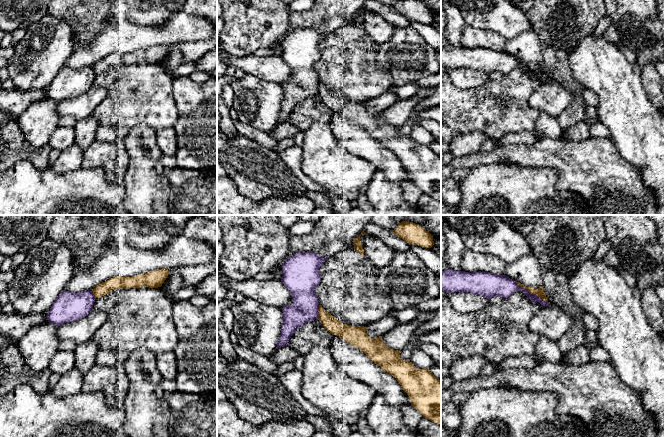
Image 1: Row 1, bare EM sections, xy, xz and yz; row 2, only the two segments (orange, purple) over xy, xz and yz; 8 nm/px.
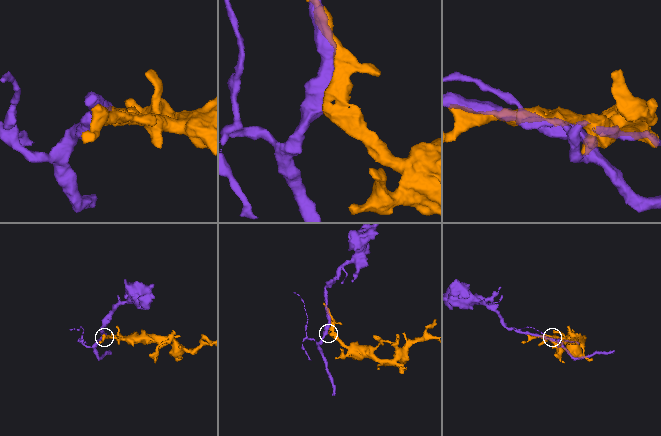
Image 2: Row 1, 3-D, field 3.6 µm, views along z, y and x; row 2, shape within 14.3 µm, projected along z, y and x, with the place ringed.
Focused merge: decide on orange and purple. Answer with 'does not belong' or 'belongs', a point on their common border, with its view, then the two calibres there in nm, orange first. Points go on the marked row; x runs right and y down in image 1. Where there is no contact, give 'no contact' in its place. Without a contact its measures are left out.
does not belong | yz (532, 294) | 70/170 nm

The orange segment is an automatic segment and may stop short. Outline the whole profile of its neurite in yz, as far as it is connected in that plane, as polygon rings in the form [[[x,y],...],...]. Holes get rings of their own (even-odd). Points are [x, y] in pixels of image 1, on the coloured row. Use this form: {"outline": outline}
{"outline": [[[517,282],[517,284],[520,287],[525,288],[530,294],[540,296],[544,301],[548,302],[548,299],[544,293],[542,287],[539,287],[539,288],[526,287],[526,286],[522,285],[520,282]]]}

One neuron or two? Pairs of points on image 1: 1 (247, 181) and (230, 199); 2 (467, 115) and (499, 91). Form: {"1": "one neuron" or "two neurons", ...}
{"1": "two neurons", "2": "one neuron"}

